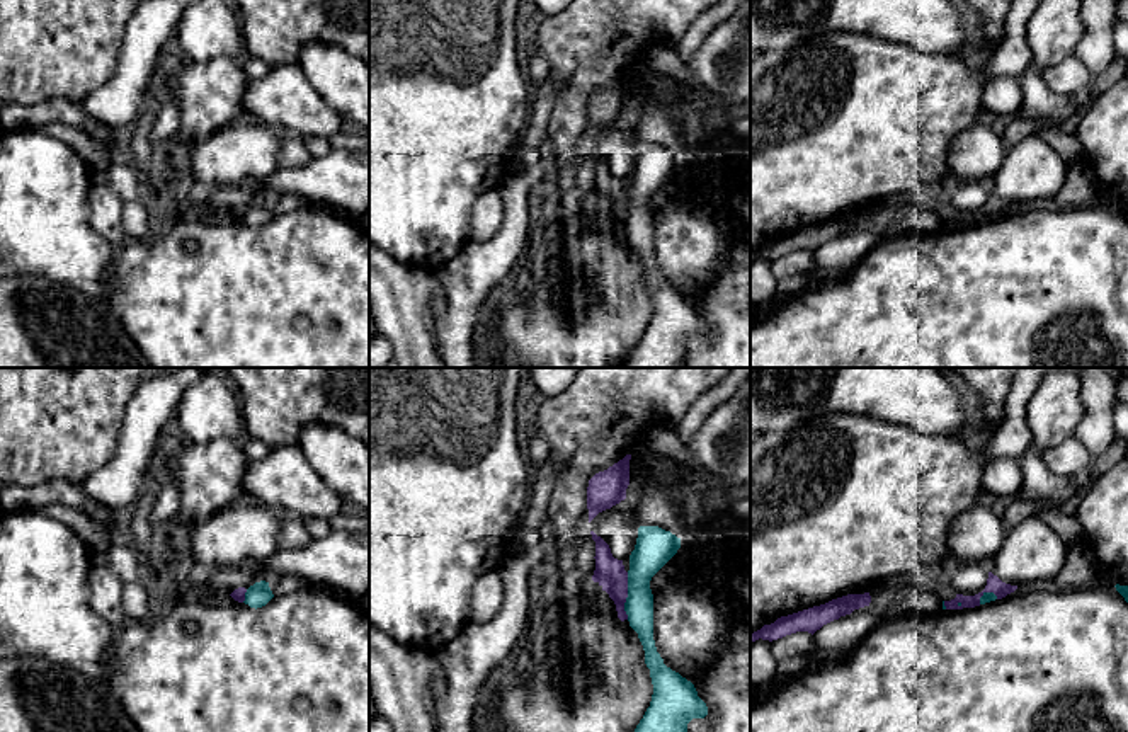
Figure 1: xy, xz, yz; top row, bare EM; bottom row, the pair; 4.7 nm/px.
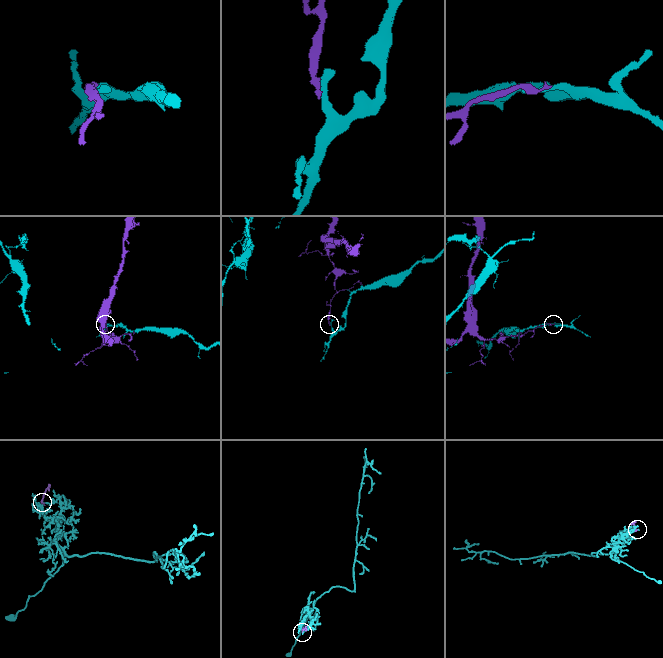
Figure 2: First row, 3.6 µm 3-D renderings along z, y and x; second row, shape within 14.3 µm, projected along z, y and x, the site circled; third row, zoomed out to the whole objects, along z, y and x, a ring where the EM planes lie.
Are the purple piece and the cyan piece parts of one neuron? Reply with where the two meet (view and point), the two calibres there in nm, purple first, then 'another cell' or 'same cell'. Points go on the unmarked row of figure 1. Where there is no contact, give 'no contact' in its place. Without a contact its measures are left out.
contact xz (626, 215); calibres 150 and 170 nm; another cell

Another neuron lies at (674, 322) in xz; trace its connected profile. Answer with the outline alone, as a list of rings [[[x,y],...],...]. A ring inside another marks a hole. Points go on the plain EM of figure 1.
[[[640,145],[630,174],[624,230],[638,252],[650,288],[653,313],[643,337],[621,368],[679,368],[687,342],[708,334],[706,322],[691,300],[664,283],[653,259],[652,196],[677,172],[681,157],[658,145]]]

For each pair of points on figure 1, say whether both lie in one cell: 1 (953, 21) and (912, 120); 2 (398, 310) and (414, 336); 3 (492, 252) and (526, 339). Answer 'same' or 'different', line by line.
1: different
2: same
3: different

